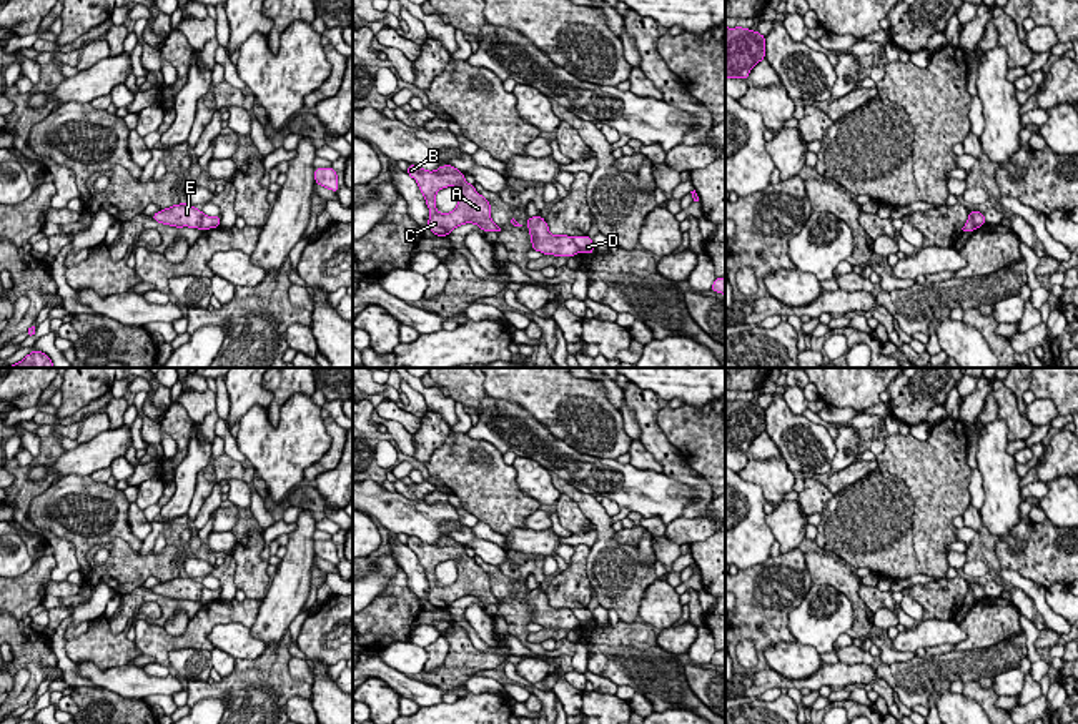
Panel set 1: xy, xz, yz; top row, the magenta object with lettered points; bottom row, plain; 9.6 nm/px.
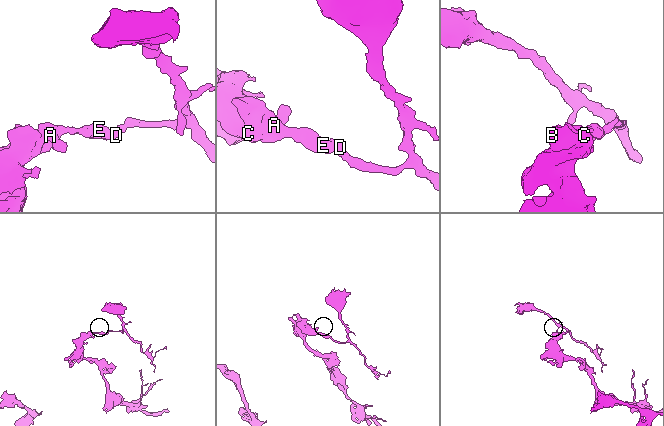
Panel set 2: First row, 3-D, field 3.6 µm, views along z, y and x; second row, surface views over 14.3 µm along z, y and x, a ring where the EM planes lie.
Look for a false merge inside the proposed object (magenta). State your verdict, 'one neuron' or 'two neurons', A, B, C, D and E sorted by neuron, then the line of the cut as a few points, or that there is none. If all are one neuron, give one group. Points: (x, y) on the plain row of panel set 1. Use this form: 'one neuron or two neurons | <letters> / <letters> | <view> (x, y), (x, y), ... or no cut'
two neurons | A B C E / D | xz (571, 609), (579, 623)

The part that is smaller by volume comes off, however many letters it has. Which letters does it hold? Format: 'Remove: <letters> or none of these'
Remove: D

